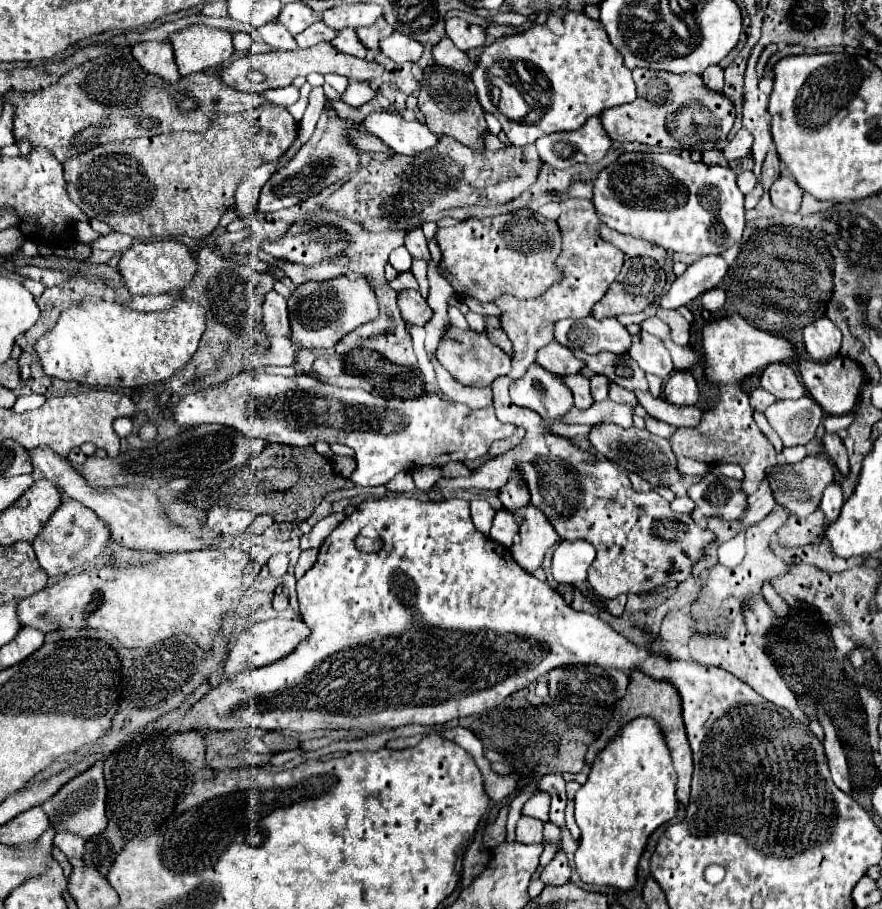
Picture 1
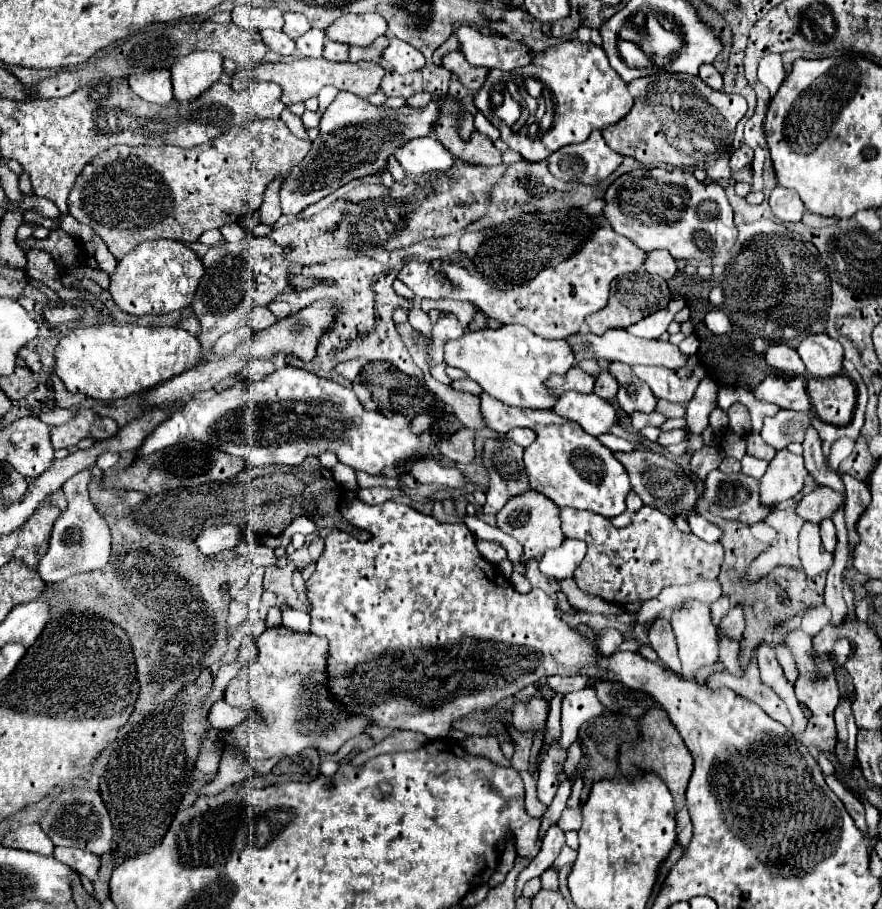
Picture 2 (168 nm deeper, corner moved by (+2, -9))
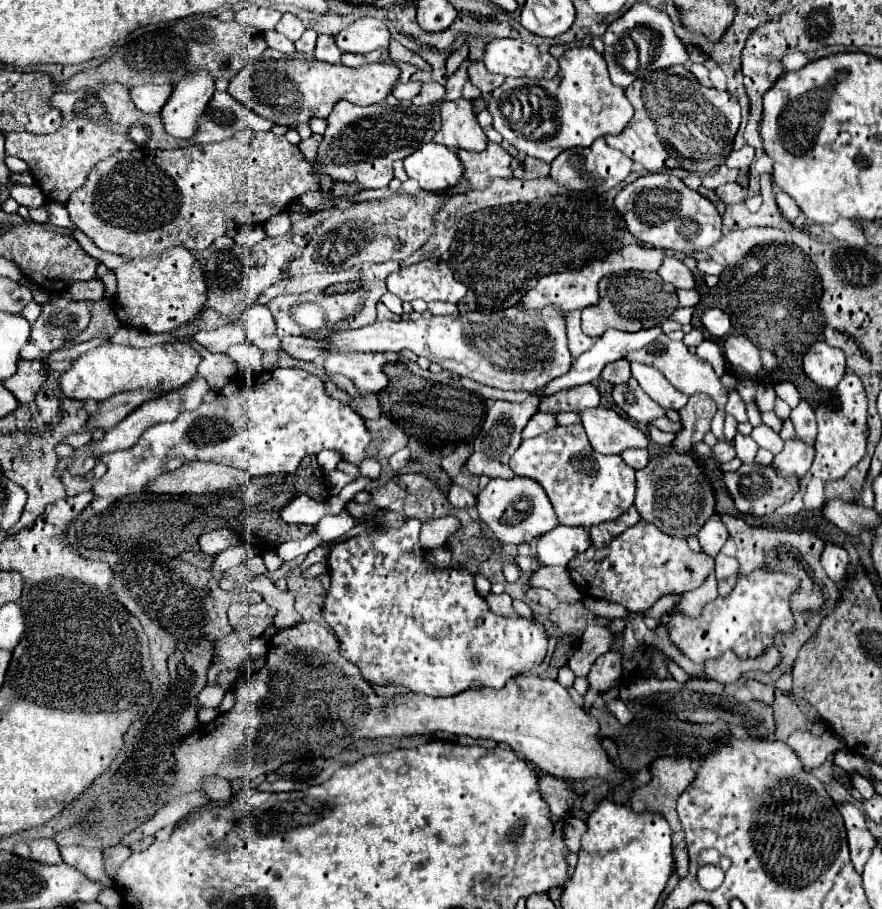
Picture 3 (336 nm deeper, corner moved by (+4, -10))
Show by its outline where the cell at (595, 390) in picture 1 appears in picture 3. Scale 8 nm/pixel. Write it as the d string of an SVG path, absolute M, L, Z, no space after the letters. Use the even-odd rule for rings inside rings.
M621 358L621 360L615 360L611 364L607 364L601 372L601 378L607 380L609 384L617 386L617 384L625 384L629 378L631 378L631 366L629 366L629 360Z

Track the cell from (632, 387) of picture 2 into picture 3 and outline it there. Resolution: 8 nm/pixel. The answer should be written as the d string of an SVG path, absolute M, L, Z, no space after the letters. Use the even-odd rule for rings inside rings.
M629 378L629 382L619 384L611 392L615 404L623 408L623 412L637 424L651 424L655 418L665 416L665 410L653 402L639 386L635 378Z

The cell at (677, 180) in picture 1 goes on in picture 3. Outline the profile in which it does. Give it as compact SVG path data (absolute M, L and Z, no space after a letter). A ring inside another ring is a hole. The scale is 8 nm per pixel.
M647 174L627 184L615 198L629 232L645 246L693 254L707 250L721 238L721 216L715 206L695 190L689 190L681 178L673 174Z

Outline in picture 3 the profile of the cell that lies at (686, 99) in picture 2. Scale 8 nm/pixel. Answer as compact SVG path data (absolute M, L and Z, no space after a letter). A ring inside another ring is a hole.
M669 66L637 78L625 94L635 108L633 118L617 136L605 136L605 142L625 152L633 162L649 172L683 168L707 174L727 160L741 122L737 98L729 92L705 88L685 66Z

